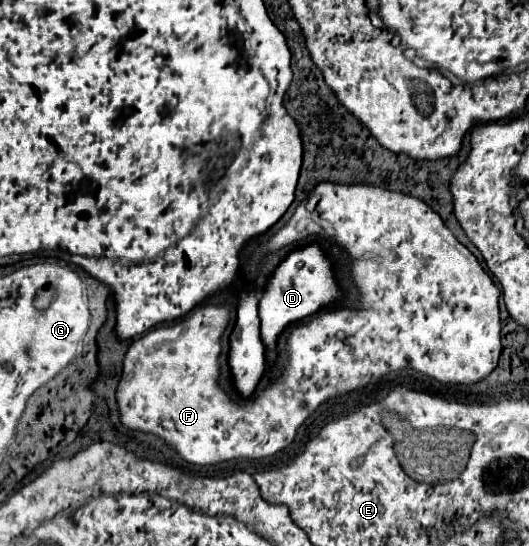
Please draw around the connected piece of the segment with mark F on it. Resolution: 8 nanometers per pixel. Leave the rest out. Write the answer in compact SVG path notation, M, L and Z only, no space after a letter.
M321 182L315 186L315 190L309 194L309 198L305 202L301 202L301 206L295 210L293 218L275 234L271 236L263 248L265 250L279 250L281 246L287 246L287 244L293 244L293 242L299 242L303 238L307 238L309 234L321 234L321 228L319 224L308 227L308 218L313 220L313 214L319 214L323 220L331 222L333 224L333 230L337 234L337 242L341 246L345 246L345 250L349 252L349 256L355 258L353 262L353 270L351 270L351 276L355 280L355 286L359 288L361 292L361 302L359 302L359 308L345 308L345 306L337 306L337 308L329 308L329 310L323 310L323 314L317 314L309 320L303 320L299 324L293 326L291 330L291 336L289 336L289 362L287 366L283 368L283 374L281 378L271 384L267 390L263 390L261 394L257 396L251 396L249 400L241 400L241 398L233 398L229 394L225 394L219 384L217 384L217 378L219 378L219 352L221 352L221 334L223 330L227 328L227 322L229 322L229 310L223 308L223 306L201 306L201 308L195 308L191 310L187 316L183 316L181 320L177 320L175 324L171 326L159 326L159 328L153 328L149 330L145 336L141 336L139 340L135 340L129 350L127 350L127 356L125 356L125 362L123 362L123 376L117 384L117 390L115 390L115 398L117 398L117 406L119 406L119 420L125 428L129 430L137 430L137 432L145 432L145 434L155 434L157 438L161 438L169 448L173 448L183 460L187 460L189 464L199 464L199 466L213 466L213 464L219 464L219 462L227 462L227 460L237 460L237 458L253 458L253 460L259 460L259 458L267 458L267 456L273 456L277 454L279 450L287 448L299 426L323 404L327 402L329 398L335 398L335 396L341 396L341 394L347 394L347 392L355 392L355 390L361 390L365 388L367 384L371 382L377 382L379 378L387 376L389 372L395 372L395 370L403 370L403 368L413 368L429 378L435 378L443 384L477 384L481 382L483 378L487 378L499 364L499 356L501 356L501 314L499 314L499 288L491 282L489 274L483 270L483 266L479 264L479 260L453 236L453 232L445 226L445 222L441 220L441 216L437 212L433 212L423 200L419 198L413 198L413 196L407 196L407 194L401 194L401 192L391 192L391 190L385 190L385 188L375 188L375 186L345 186L345 184L333 184L333 182Z

